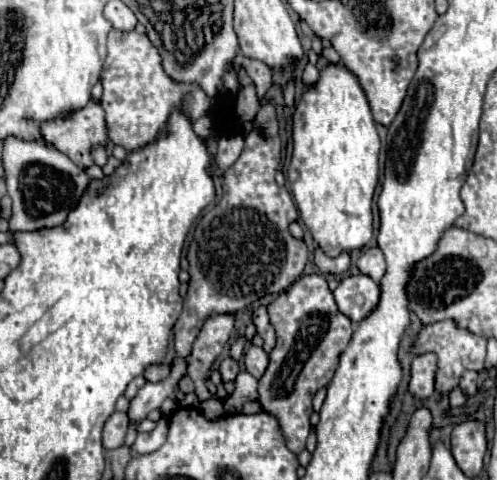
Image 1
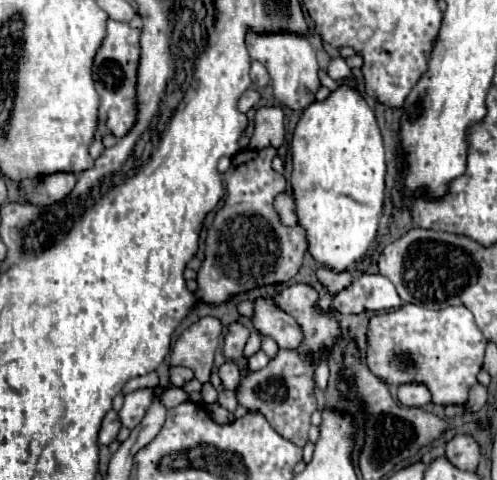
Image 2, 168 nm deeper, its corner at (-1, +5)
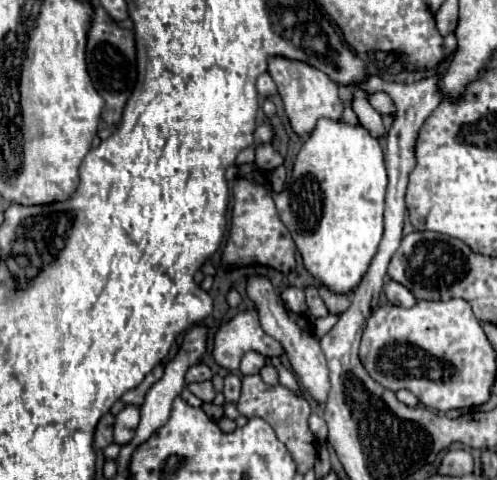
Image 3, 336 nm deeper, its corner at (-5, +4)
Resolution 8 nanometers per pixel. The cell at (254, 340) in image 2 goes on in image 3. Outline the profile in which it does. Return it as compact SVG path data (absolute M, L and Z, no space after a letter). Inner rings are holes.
M249 351L247 355L243 355L241 359L241 373L243 375L253 375L259 373L259 369L267 363L267 359L263 355L259 355L257 351Z

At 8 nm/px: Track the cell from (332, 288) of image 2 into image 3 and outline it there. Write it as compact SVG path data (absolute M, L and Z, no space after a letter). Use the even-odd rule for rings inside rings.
M319 285L319 295L331 313L343 313L343 311L347 311L347 307L351 303L345 293L333 293L325 285Z

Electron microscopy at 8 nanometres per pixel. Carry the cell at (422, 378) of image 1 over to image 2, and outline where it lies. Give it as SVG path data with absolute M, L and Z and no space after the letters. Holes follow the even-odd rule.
M407 384L407 386L399 386L397 398L403 406L425 406L431 402L431 394L425 386L421 384Z

